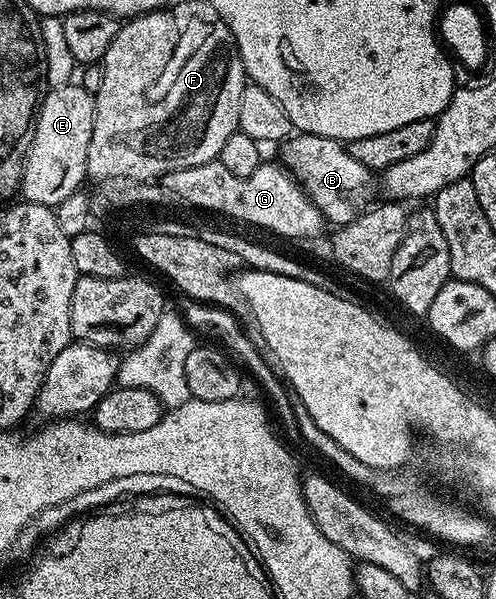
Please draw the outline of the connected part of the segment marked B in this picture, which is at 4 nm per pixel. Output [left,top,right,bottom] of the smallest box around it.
[279,132,374,226]

